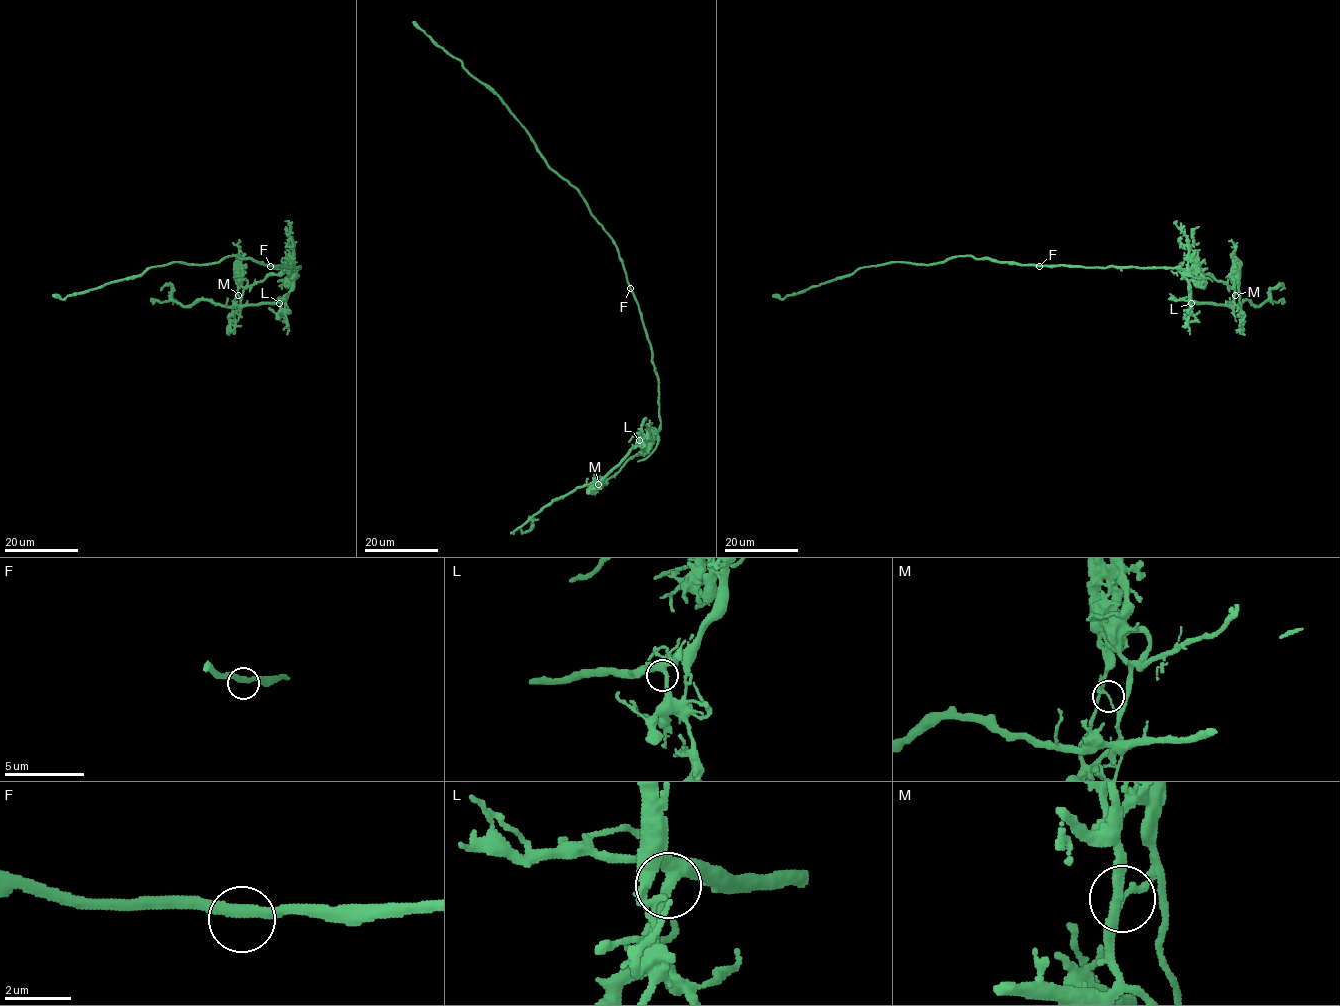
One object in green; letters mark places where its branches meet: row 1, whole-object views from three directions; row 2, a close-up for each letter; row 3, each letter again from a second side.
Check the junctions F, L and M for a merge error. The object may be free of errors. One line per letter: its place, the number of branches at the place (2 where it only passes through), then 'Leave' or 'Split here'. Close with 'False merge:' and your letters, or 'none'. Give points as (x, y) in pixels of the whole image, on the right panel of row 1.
F: Place: (1039, 266). Branches: 2. Leave
L: Place: (1191, 303). Branches: 3. Leave
M: Place: (1235, 295). Branches: 2. Split here
False merge: M

